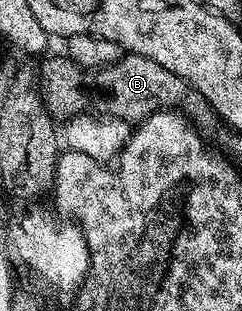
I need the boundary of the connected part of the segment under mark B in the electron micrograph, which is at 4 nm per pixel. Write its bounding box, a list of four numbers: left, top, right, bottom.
[35,54,215,126]

